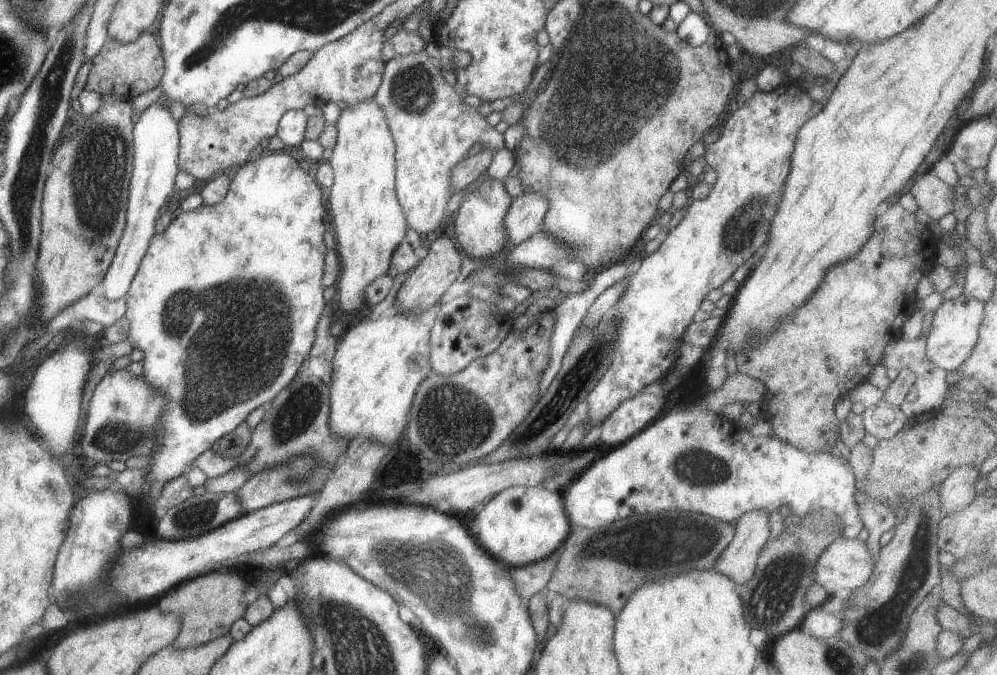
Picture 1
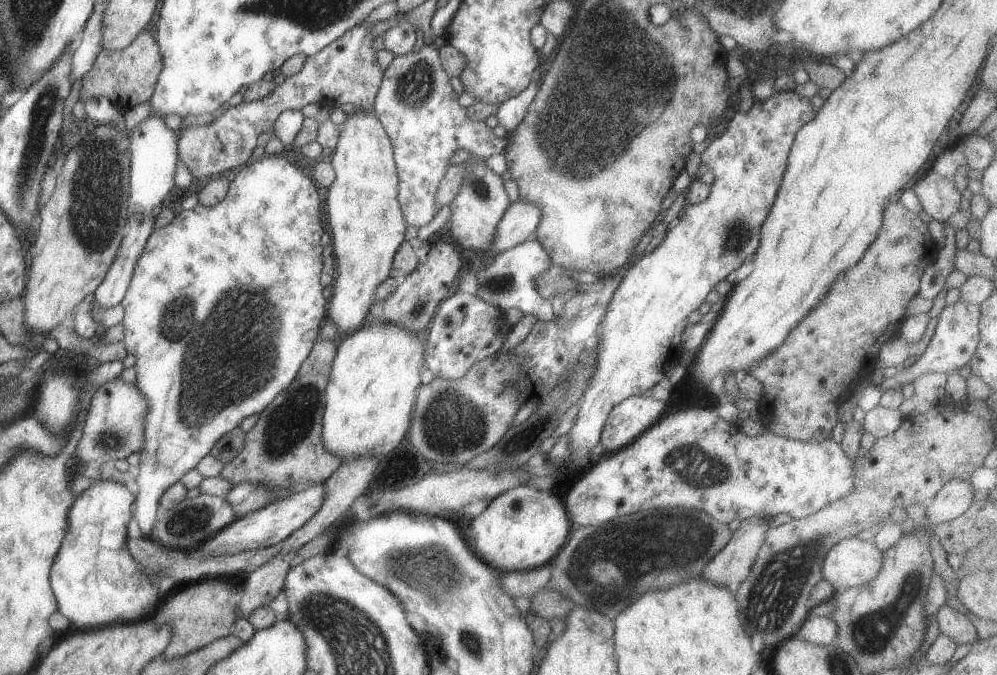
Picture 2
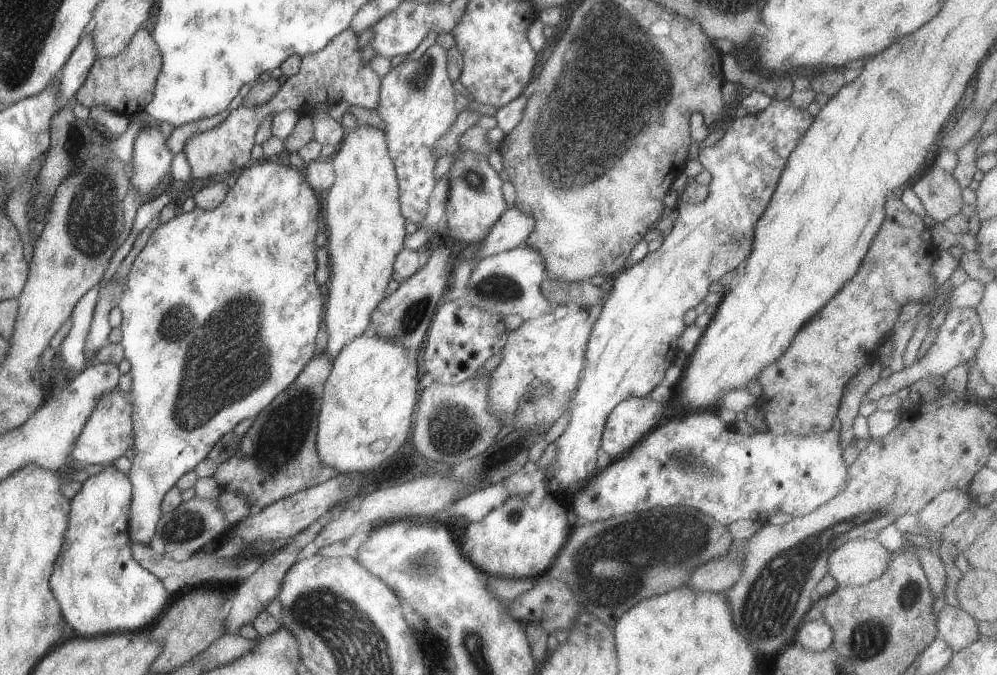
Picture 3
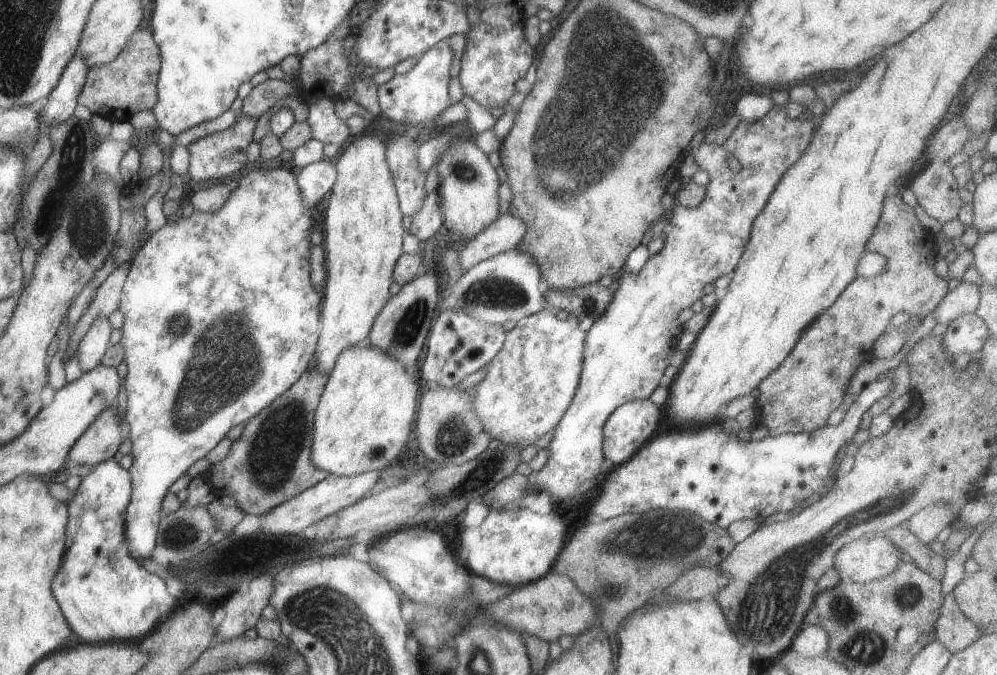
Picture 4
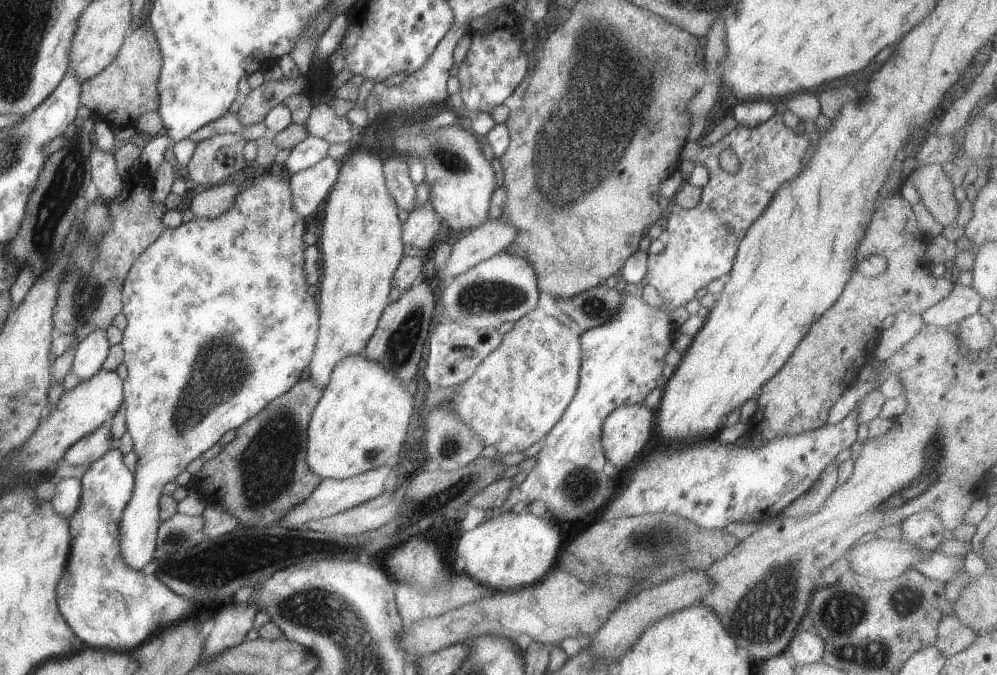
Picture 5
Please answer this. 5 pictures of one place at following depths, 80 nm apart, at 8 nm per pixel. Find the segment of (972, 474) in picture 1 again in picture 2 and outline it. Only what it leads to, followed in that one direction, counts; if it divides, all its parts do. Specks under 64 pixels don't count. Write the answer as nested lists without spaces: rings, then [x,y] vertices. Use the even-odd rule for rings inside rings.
[[[949,480],[926,504],[926,516],[932,525],[952,522],[974,502],[975,488],[969,480]]]

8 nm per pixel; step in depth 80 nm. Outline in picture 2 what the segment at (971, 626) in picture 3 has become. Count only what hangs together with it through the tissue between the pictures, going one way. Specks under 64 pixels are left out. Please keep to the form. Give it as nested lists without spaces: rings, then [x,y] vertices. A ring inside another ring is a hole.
[[[944,605],[938,609],[936,624],[942,634],[948,635],[958,646],[967,642],[974,643],[977,632],[967,612],[960,607]]]

